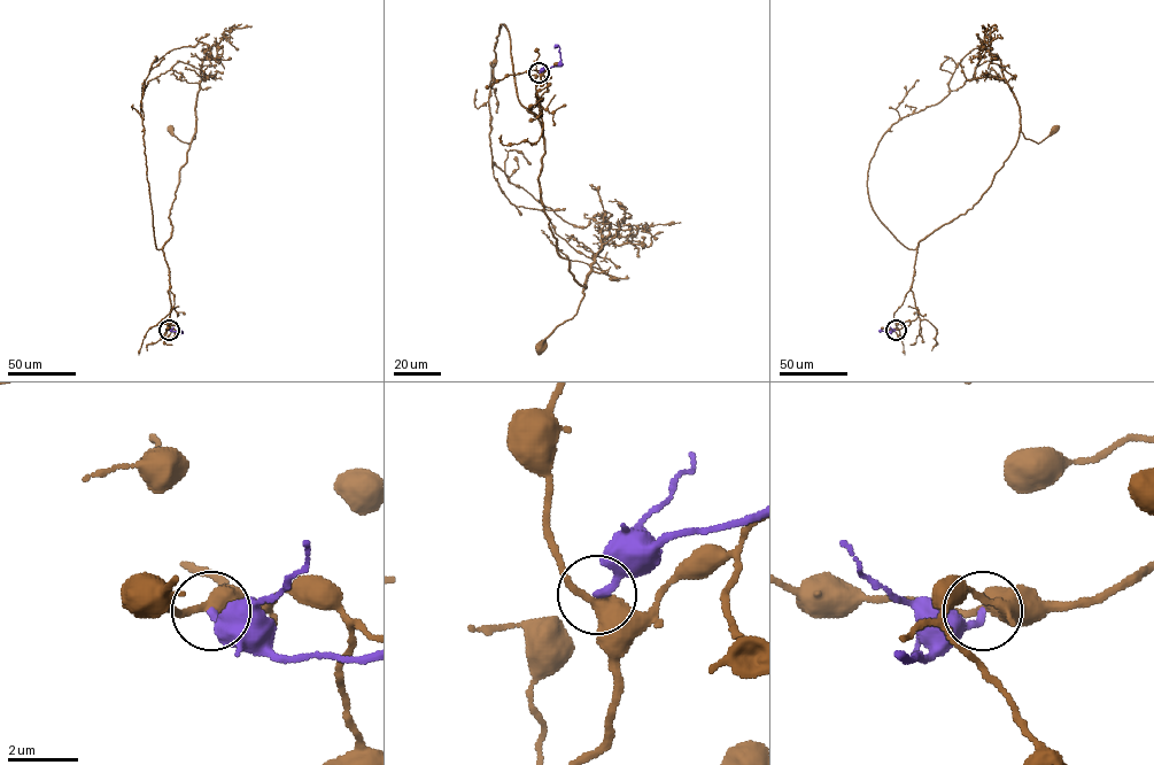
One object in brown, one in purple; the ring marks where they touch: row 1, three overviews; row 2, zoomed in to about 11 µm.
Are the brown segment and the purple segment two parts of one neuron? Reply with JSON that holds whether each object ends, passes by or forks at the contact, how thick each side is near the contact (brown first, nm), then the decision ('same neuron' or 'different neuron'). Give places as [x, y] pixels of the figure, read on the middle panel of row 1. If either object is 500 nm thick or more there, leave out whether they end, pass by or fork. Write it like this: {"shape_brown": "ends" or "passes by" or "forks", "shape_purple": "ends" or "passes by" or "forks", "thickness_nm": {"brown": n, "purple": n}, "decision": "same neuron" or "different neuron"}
{"shape_brown": "passes by", "shape_purple": "ends", "thickness_nm": {"brown": 440, "purple": 220}, "decision": "different neuron"}

